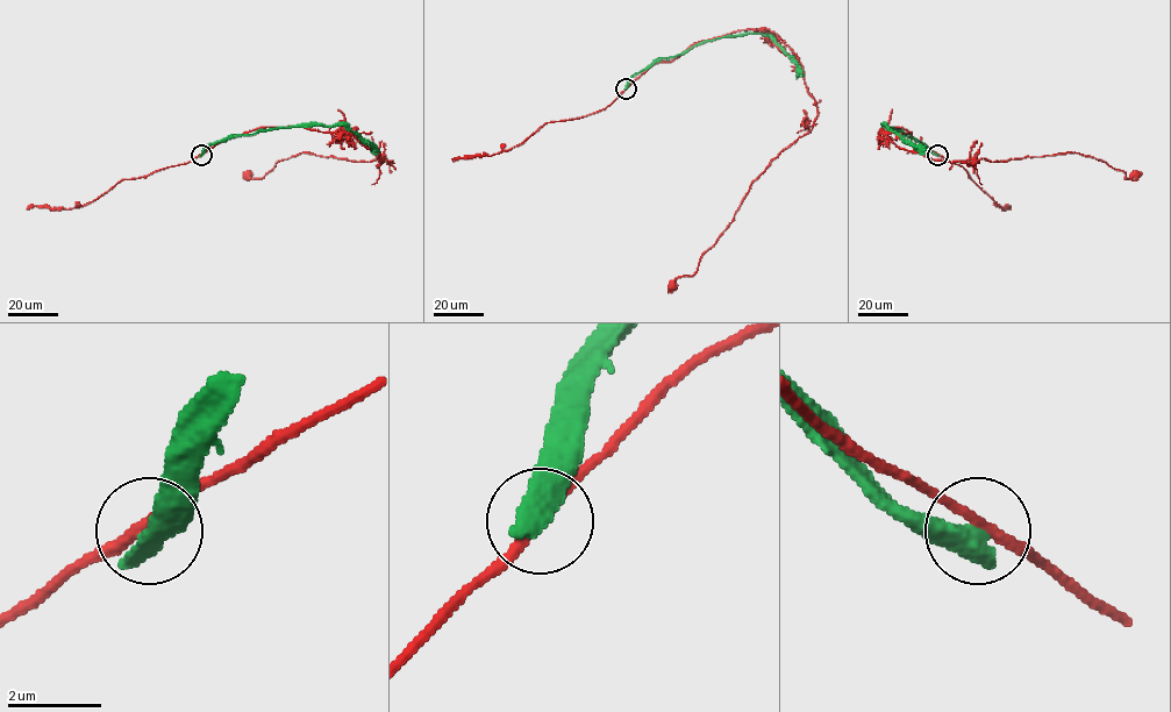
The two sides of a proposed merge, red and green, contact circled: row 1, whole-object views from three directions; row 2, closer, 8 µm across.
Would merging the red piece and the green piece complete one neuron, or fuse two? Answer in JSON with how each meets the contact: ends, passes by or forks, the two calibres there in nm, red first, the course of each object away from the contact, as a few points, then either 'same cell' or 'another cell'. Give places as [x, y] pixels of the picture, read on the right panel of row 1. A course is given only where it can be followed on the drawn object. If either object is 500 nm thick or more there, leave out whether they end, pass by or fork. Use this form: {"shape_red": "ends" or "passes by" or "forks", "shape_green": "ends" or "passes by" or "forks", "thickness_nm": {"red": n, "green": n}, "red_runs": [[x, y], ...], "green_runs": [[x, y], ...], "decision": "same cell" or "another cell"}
{"thickness_nm": {"red": 200, "green": 550}, "red_runs": [[937, 155], [907, 130], [878, 132], [941, 161], [1079, 152], [1126, 178], [1136, 175]], "green_runs": [[937, 155], [905, 133], [883, 126], [926, 154]], "decision": "another cell"}

